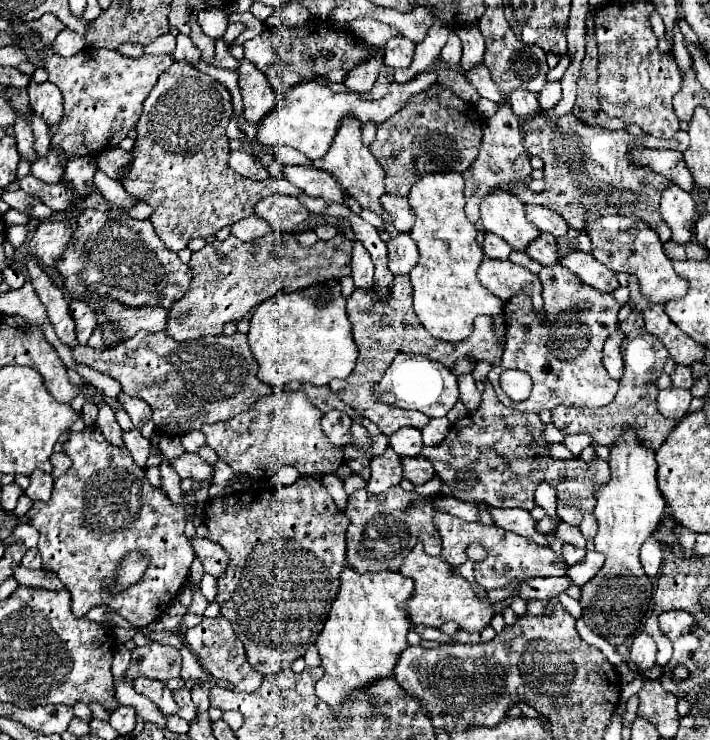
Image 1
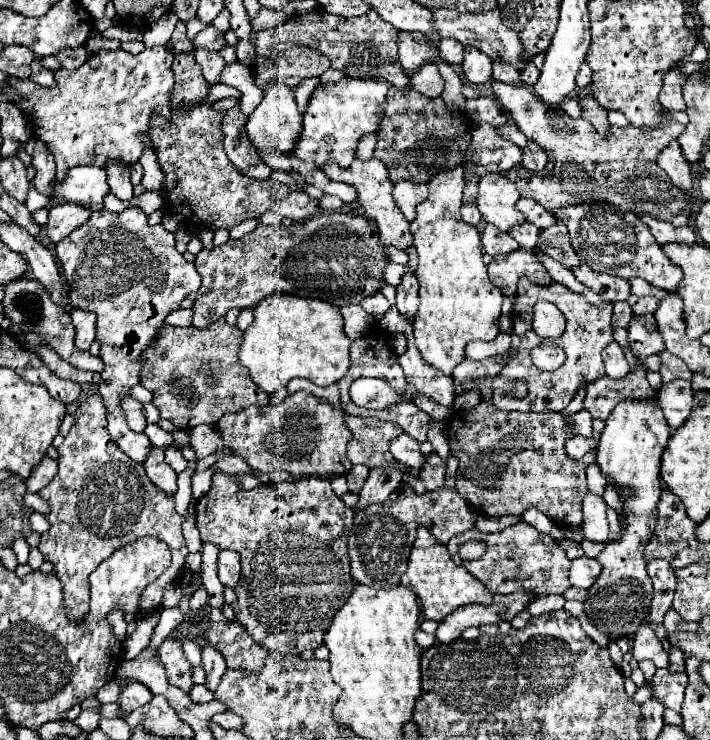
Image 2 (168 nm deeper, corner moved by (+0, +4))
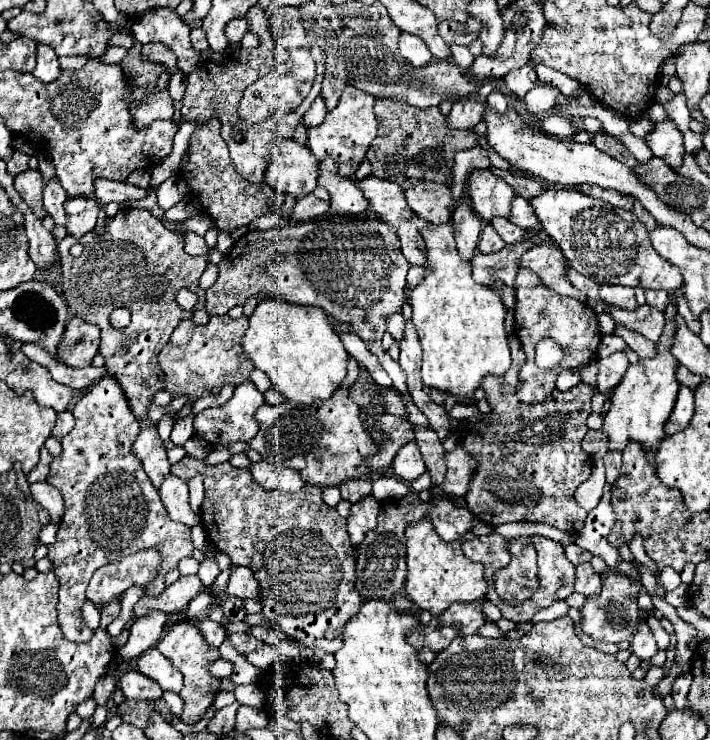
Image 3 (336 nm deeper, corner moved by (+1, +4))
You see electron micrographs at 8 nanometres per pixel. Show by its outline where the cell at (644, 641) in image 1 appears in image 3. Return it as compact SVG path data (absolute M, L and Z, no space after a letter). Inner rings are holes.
M645 622L639 624L639 630L636 631L633 640L631 640L631 652L641 658L641 660L651 660L657 654L657 642Z

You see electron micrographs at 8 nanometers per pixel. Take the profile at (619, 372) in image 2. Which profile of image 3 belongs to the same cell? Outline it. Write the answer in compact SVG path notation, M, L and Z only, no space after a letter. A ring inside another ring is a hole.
M613 352L607 358L599 358L599 374L597 374L599 392L607 392L609 388L617 386L625 376L627 366L629 366L629 360L625 352Z

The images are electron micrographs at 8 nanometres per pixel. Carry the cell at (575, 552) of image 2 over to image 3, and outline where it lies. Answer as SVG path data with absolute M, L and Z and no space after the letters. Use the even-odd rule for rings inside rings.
M569 544L569 546L565 546L565 556L567 556L573 564L581 564L581 562L589 562L593 554L587 552L587 550L583 550L583 548L577 546L577 544Z

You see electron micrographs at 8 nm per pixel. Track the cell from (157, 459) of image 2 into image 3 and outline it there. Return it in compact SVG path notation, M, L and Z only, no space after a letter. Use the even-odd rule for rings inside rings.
M167 474L159 486L159 496L173 520L183 522L187 526L197 524L197 514L189 508L189 490L185 480L173 474Z

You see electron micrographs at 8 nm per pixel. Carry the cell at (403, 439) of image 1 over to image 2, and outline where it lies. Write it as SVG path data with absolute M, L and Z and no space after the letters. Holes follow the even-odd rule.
M400 434L400 438L394 438L390 444L390 452L396 458L396 462L402 464L404 468L420 470L420 466L424 466L424 456L420 452L420 446L408 434Z

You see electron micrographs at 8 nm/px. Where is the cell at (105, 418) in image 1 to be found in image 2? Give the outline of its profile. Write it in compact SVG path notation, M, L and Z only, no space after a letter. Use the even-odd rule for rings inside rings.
M136 206L120 214L108 210L92 212L84 226L56 244L72 308L92 310L98 316L96 340L100 342L100 358L104 362L100 394L108 408L110 436L120 450L140 464L148 458L152 444L146 434L136 434L128 428L120 406L122 398L130 394L132 386L140 384L142 352L160 334L164 318L172 310L192 308L202 282L194 264L186 262L174 244L174 234L164 230L162 224L150 226L148 216Z

